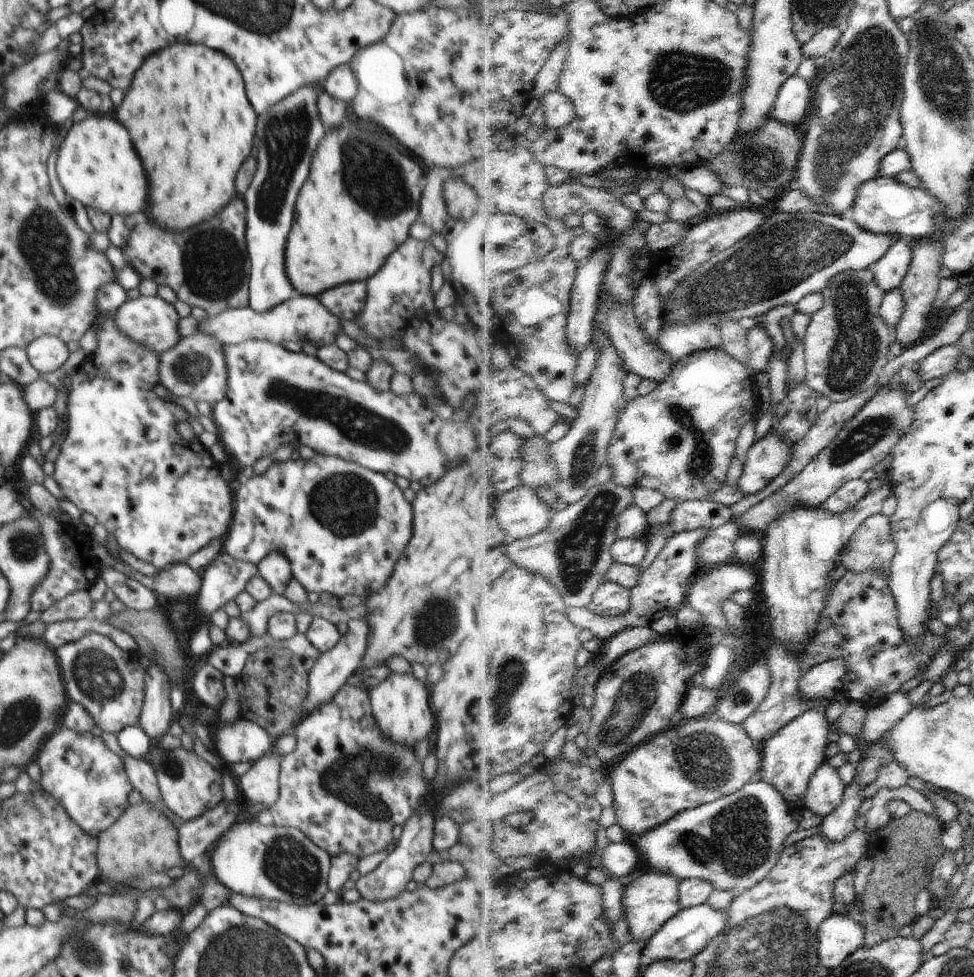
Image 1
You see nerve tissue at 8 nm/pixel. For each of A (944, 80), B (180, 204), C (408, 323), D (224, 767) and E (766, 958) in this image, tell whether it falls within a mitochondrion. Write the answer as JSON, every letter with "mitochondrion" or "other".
{"A":"mitochondrion","B":"other","C":"other","D":"other","E":"mitochondrion"}

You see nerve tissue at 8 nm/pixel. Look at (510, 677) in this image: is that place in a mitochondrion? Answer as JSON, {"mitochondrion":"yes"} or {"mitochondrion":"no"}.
{"mitochondrion":"yes"}

